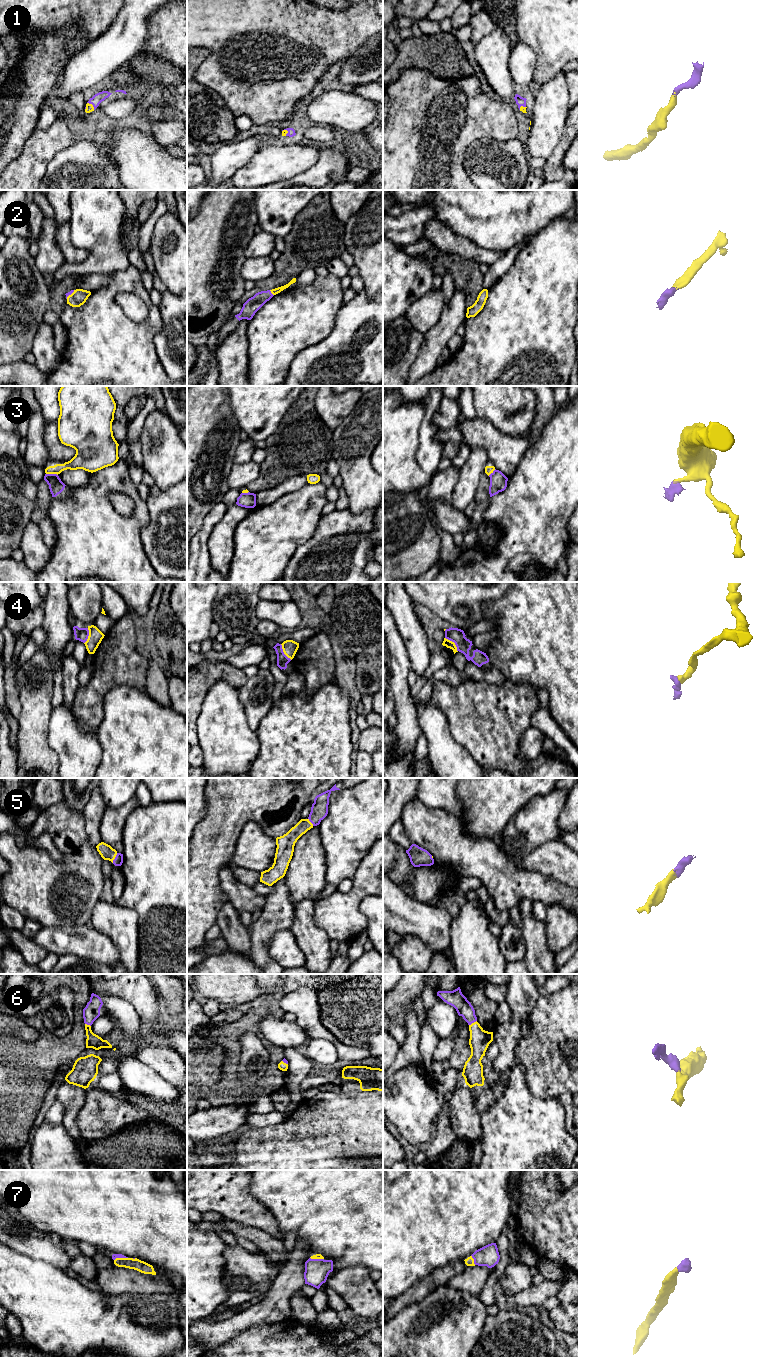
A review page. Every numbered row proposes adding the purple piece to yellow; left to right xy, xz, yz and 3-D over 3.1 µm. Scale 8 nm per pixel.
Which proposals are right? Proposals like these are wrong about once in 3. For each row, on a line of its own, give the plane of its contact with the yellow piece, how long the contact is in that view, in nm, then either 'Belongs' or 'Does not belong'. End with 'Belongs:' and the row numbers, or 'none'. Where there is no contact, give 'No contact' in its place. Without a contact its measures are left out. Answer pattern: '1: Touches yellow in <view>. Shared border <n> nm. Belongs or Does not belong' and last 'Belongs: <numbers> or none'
1: Touches yellow in xy. Shared border 90 nm. Belongs
2: Touches yellow in xz. Shared border 60 nm. Belongs
3: Touches yellow in xy. Shared border 100 nm. Does not belong
4: Touches yellow in yz. Shared border 160 nm. Does not belong
5: Touches yellow in xy. Shared border 90 nm. Belongs
6: Touches yellow in yz. Shared border 80 nm. Belongs
7: Touches yellow in yz. Shared border 90 nm. Belongs
Belongs: 1, 2, 5, 6, 7

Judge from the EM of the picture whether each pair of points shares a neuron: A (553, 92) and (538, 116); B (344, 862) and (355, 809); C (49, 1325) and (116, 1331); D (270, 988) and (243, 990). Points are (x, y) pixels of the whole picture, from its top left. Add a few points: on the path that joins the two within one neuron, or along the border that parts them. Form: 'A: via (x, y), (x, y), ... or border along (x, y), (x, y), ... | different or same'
A: via (553, 98), (552, 102), (544, 110) | same
B: via (344, 849), (347, 833), (354, 822) | same
C: via (66, 1325), (99, 1325) | same
D: border along (256, 984), (261, 994) | different

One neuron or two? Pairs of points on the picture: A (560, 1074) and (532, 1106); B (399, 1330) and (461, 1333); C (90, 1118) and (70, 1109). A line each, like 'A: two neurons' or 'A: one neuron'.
A: two neurons
B: one neuron
C: two neurons

